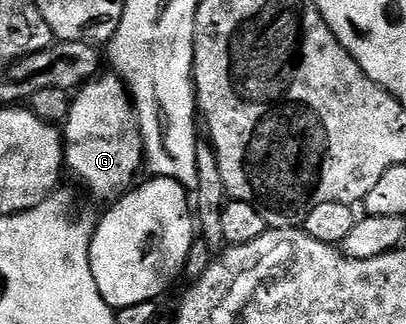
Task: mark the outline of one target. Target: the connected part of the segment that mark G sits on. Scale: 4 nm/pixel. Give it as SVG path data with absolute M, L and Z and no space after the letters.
M110 75L86 81L70 101L65 119L65 168L93 195L114 197L120 190L132 187L139 167L144 167L145 157L143 135L139 132L127 85L118 75Z

